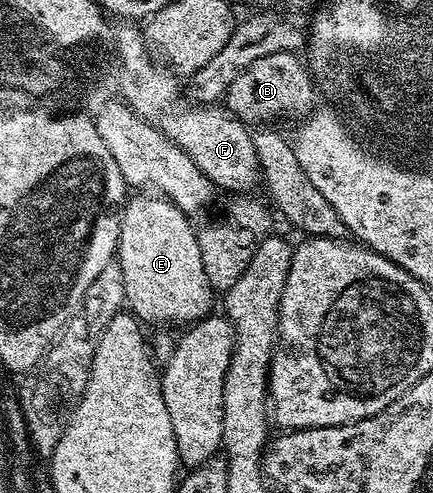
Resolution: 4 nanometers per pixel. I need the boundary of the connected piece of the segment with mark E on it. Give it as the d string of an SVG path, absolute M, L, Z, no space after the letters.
M139 192L136 198L126 199L122 215L119 220L119 249L117 251L117 261L121 268L121 280L125 284L125 302L129 307L130 313L139 319L140 323L147 322L187 322L194 324L200 318L208 317L212 313L211 297L213 291L209 280L205 276L205 267L201 265L201 248L199 247L199 236L196 227L191 227L192 219L181 212L181 208L174 206L169 199L164 198L154 192Z

